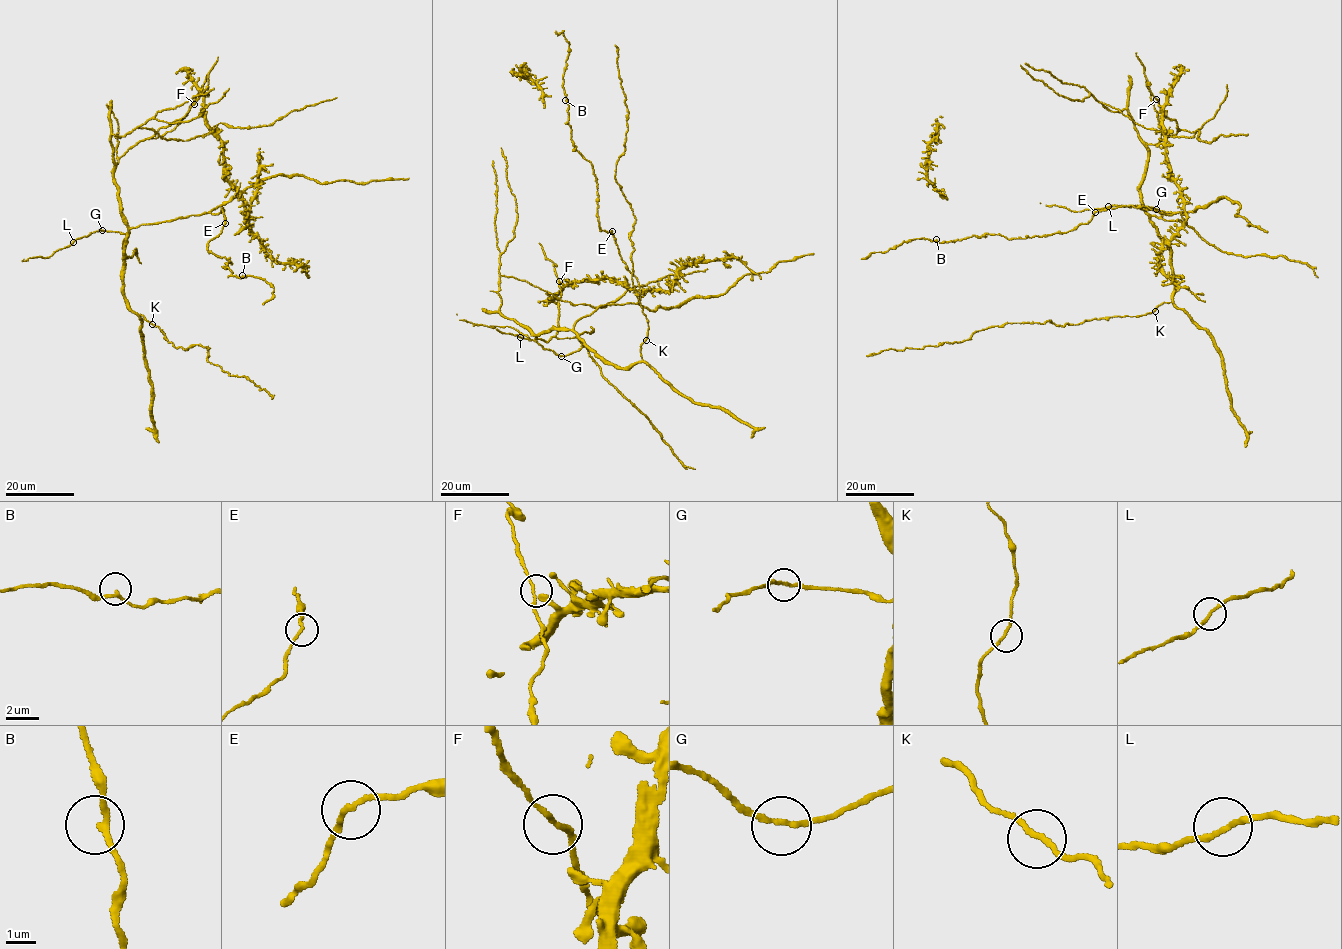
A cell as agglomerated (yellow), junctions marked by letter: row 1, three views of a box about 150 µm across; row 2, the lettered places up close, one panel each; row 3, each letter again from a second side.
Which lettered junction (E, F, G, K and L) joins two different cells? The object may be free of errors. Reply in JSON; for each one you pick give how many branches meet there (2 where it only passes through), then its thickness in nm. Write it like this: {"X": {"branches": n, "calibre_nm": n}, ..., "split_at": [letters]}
{"split_at": []}

